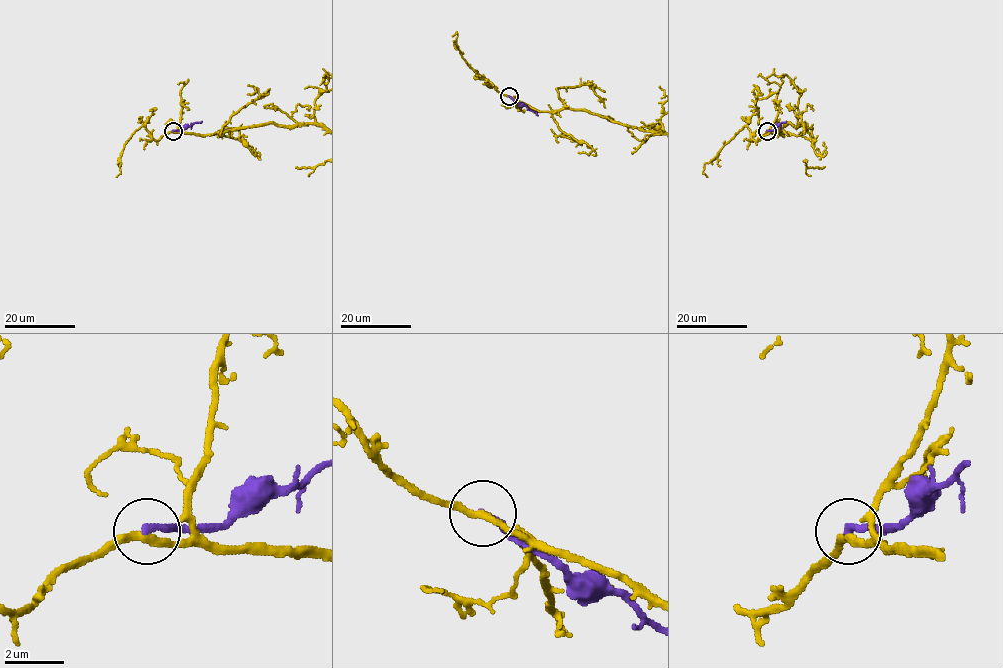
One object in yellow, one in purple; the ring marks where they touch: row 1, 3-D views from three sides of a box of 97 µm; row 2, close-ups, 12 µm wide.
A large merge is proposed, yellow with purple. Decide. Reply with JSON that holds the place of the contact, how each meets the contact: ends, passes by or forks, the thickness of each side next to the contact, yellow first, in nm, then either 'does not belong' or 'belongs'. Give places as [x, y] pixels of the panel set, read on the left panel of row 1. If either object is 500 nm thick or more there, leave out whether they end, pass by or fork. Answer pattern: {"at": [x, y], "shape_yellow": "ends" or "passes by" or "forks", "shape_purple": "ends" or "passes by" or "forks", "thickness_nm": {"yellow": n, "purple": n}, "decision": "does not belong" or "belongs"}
{"at": [173, 131], "shape_yellow": "passes by", "shape_purple": "ends", "thickness_nm": {"yellow": 240, "purple": 260}, "decision": "does not belong"}

